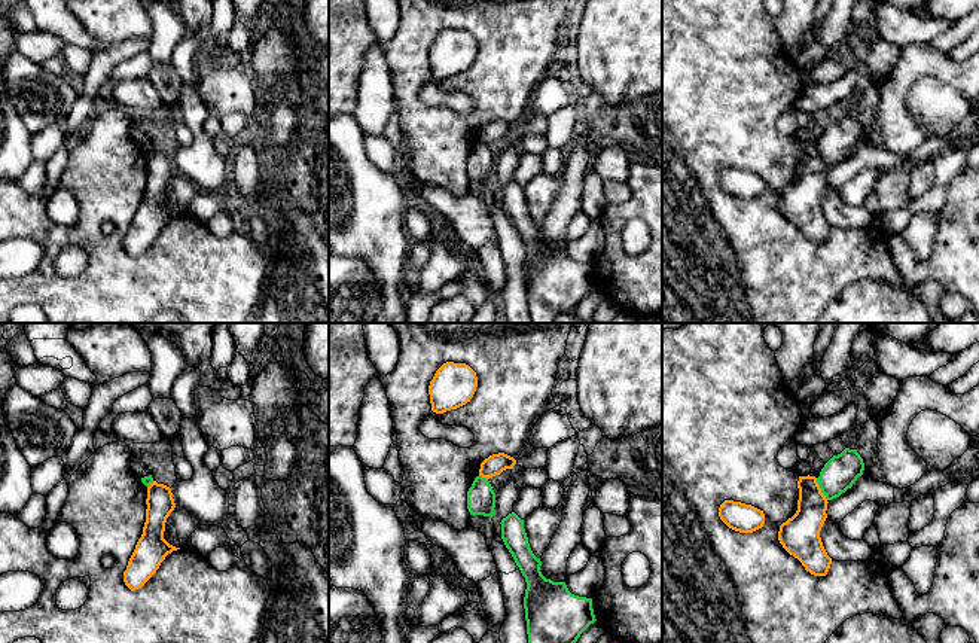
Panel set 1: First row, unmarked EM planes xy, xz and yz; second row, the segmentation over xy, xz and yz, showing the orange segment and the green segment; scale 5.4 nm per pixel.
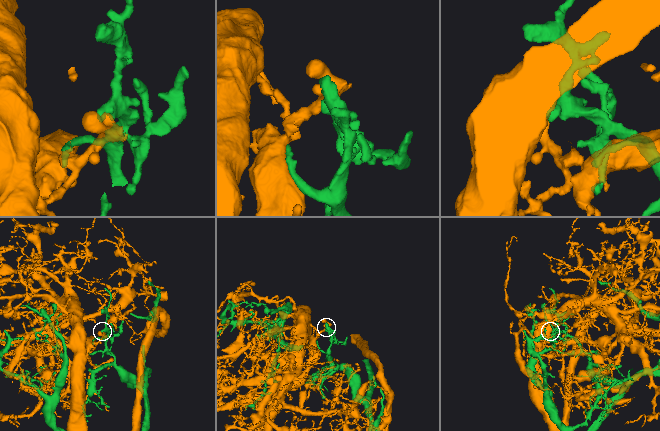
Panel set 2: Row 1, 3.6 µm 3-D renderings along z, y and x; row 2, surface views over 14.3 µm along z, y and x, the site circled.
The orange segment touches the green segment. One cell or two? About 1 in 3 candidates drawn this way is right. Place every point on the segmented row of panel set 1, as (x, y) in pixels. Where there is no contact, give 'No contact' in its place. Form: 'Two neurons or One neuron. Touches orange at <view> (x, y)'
Two neurons. Touches orange at yz (820, 488)

